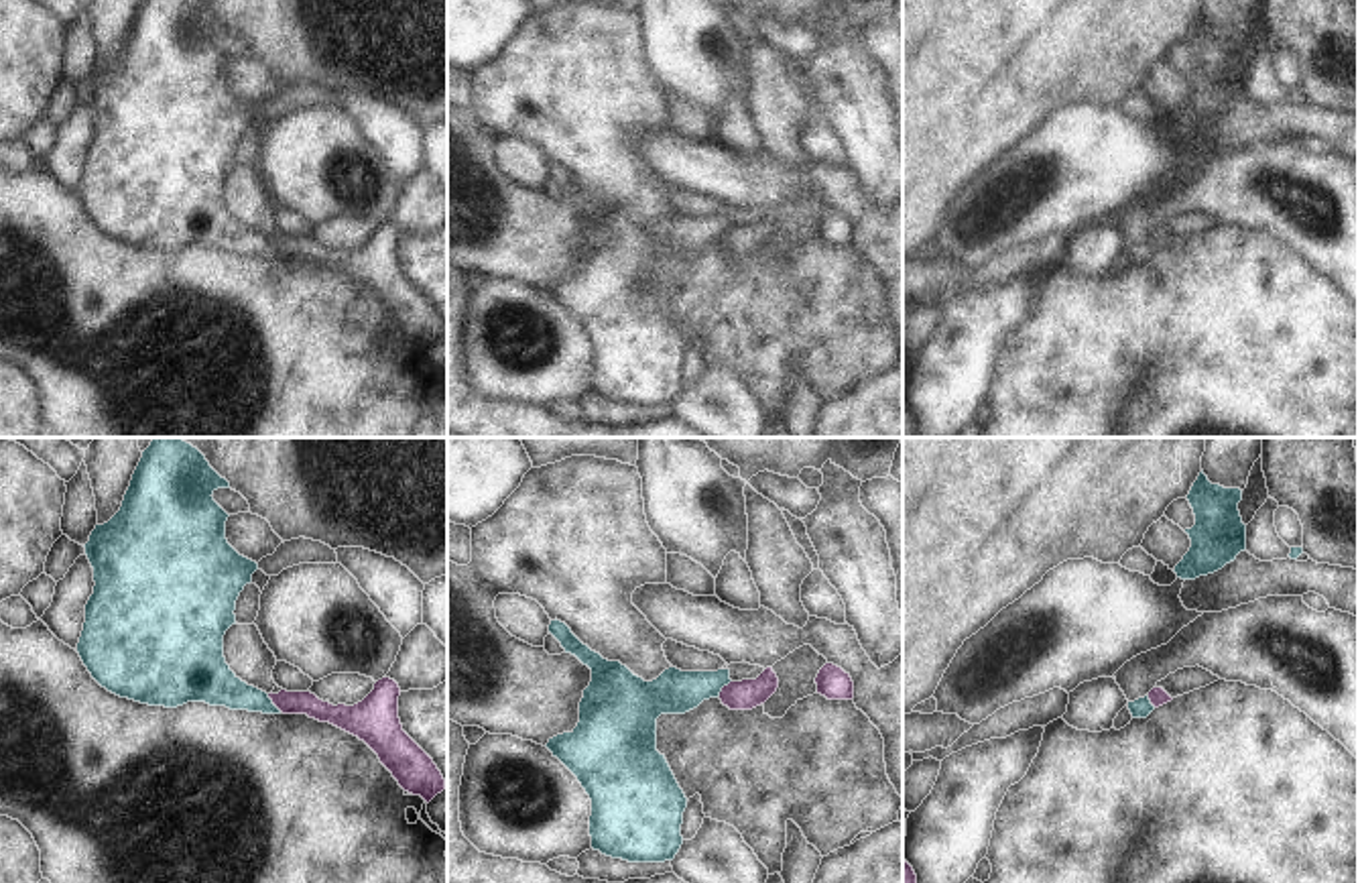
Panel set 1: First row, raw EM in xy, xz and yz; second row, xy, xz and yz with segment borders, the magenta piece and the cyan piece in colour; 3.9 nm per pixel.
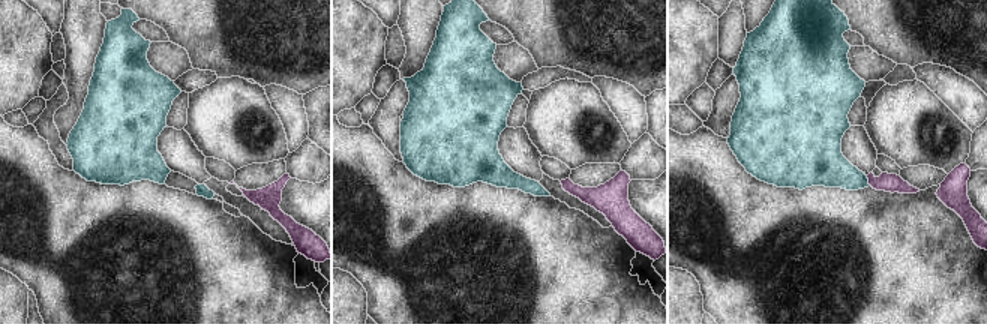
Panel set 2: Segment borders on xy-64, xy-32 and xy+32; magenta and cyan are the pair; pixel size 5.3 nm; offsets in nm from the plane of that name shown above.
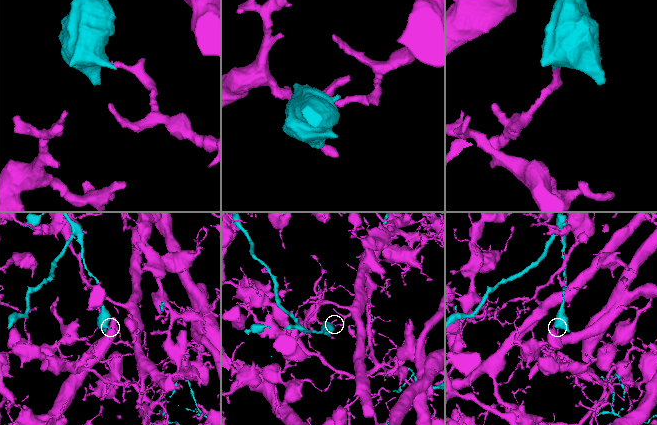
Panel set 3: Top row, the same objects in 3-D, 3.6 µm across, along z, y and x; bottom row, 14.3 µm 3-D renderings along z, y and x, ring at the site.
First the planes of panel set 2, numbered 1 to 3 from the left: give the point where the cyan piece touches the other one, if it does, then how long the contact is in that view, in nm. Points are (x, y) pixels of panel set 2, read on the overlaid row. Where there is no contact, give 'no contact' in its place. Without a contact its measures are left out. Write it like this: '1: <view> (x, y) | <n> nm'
1: no contact
2: no contact
3: xy+32 (869, 180) | 60 nm

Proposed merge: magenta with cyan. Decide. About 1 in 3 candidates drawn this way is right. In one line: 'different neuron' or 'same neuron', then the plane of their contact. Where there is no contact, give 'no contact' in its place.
different neuron; meets magenta in xy

